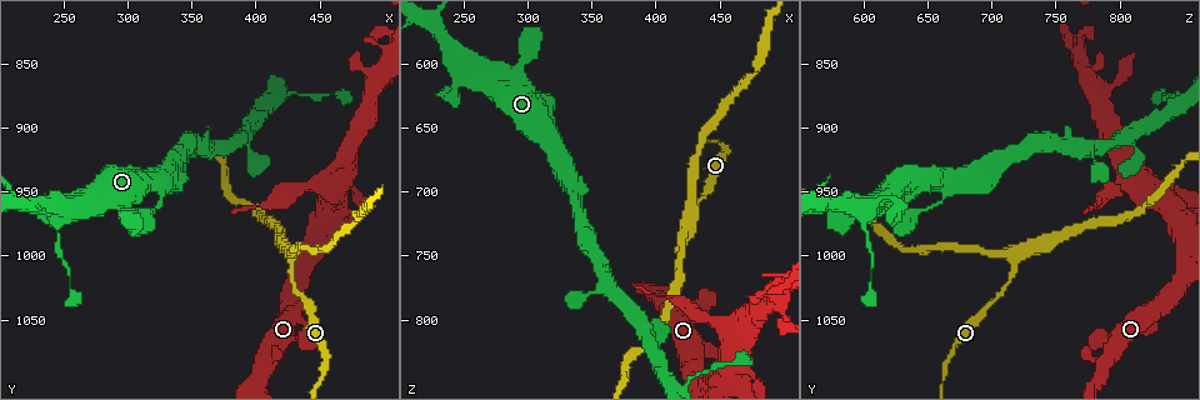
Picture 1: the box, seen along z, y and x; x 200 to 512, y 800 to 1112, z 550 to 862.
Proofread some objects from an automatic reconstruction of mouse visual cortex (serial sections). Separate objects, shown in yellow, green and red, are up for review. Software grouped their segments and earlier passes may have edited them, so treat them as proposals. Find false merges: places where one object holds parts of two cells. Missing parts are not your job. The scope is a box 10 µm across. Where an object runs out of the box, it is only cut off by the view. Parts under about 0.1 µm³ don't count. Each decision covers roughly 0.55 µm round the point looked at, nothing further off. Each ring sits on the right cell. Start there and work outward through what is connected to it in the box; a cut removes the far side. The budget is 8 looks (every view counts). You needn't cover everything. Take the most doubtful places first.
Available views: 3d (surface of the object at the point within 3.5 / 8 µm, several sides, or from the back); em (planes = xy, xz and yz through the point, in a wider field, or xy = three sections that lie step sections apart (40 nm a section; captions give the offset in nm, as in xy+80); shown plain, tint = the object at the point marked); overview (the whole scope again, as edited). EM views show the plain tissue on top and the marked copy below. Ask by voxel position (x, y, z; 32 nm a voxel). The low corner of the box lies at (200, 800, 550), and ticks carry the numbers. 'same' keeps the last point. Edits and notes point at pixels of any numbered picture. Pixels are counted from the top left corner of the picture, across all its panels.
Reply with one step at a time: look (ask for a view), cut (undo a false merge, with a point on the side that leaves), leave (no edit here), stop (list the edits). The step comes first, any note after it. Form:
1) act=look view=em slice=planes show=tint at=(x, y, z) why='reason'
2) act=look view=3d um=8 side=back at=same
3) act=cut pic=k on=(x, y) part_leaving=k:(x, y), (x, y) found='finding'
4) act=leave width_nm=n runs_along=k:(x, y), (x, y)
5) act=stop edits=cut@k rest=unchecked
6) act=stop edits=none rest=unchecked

act=look view=3d um=8 at=(226, 956, 572) why='four or more arms meet'

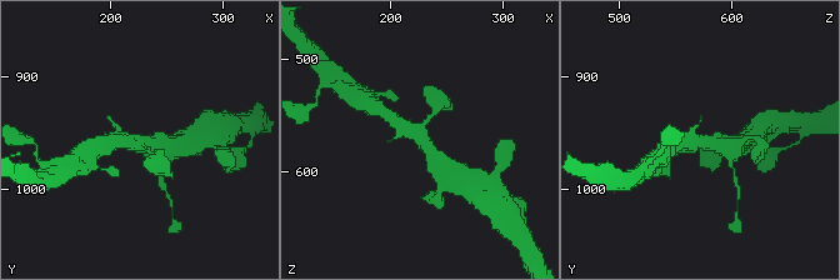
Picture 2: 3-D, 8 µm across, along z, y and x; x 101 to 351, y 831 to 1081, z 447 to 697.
act=look view=em slice=xy step=3 show=tint at=same

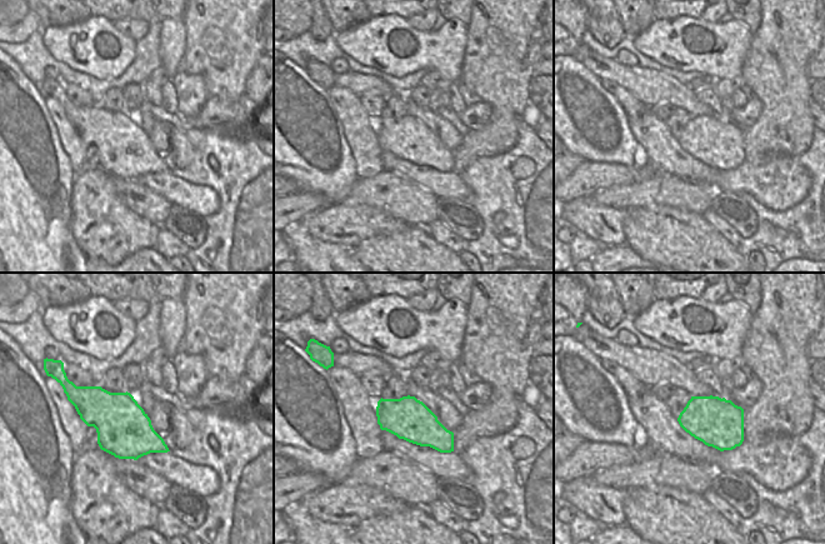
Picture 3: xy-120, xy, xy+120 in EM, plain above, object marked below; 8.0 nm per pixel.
act=leave arm_widths_nm=150,150,400,500 found='one cell here'

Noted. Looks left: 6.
act=look view=3d um=3.5 side=back at=(430, 1002, 716) why='three arms meet'

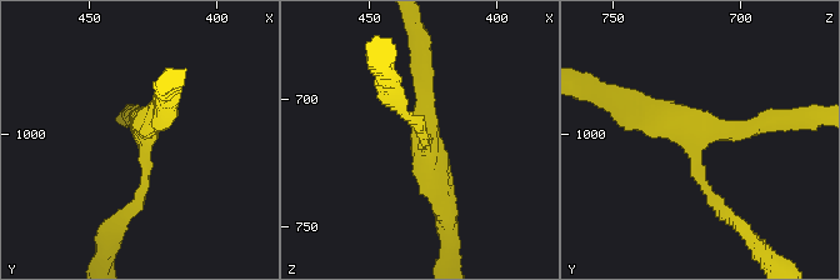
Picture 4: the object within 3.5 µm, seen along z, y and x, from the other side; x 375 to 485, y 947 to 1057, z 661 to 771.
act=look view=em slice=planes show=tint at=(428, 1003, 717) arms=3 arm_widths_nm=150,200,350 why='shape alone is not enough'

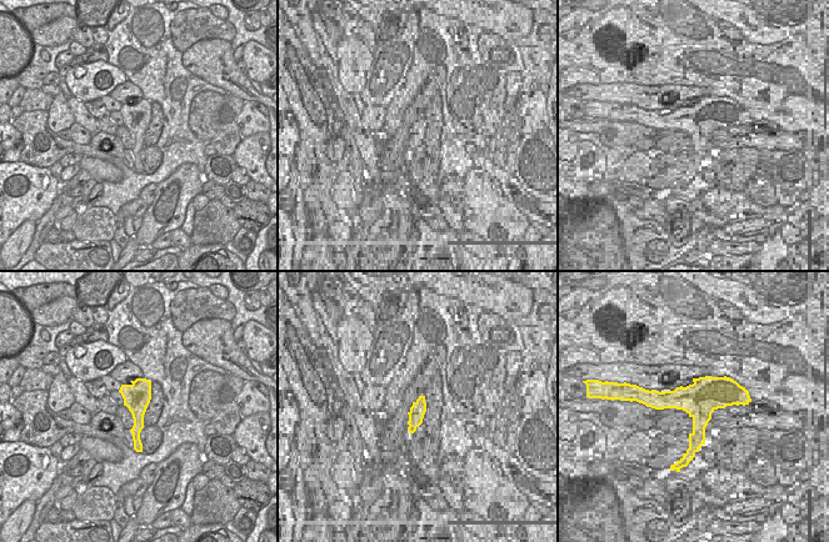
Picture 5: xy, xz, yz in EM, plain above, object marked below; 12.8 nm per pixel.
act=look view=em slice=xy step=3 show=tint at=same

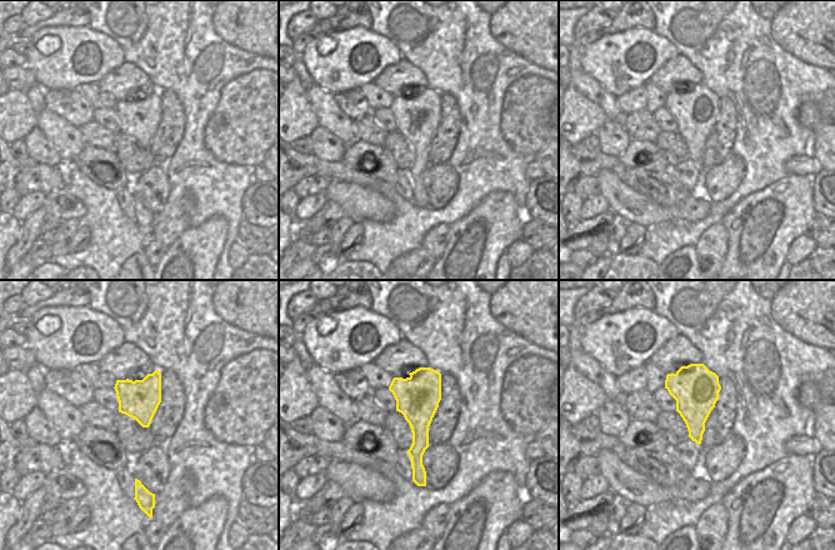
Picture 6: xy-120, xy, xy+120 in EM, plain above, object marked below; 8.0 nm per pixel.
act=leave runs_along=4:(723, 211), (700, 181), (691, 131), (634, 104) found='one cell here'

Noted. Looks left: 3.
act=look view=3d um=3.5 at=(454, 948, 808) why='thin arm on a thick one'

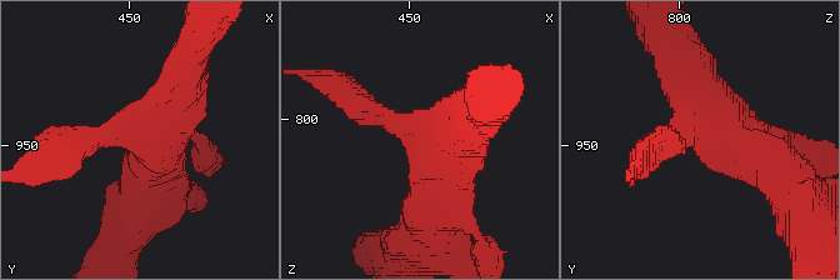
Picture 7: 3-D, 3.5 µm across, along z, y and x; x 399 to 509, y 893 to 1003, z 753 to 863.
act=look view=em slice=xy step=1 show=tint at=(455, 946, 810) arms=4 arm_widths_nm=200,200,500,600 why='need the tissue'

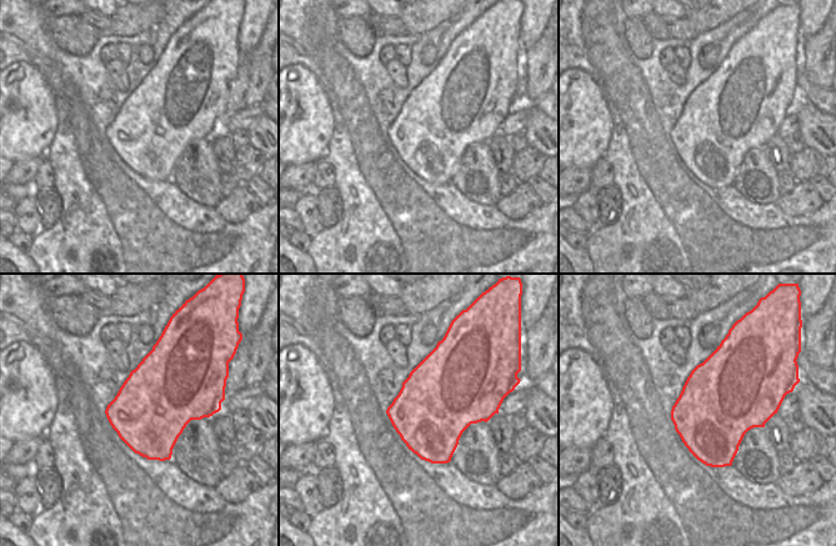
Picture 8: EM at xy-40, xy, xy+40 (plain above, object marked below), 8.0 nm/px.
act=leave runs_along=7:(783, 178), (738, 146), (684, 63) found='all the same cell'

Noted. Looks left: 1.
act=stop edits=none rest=unchecked

